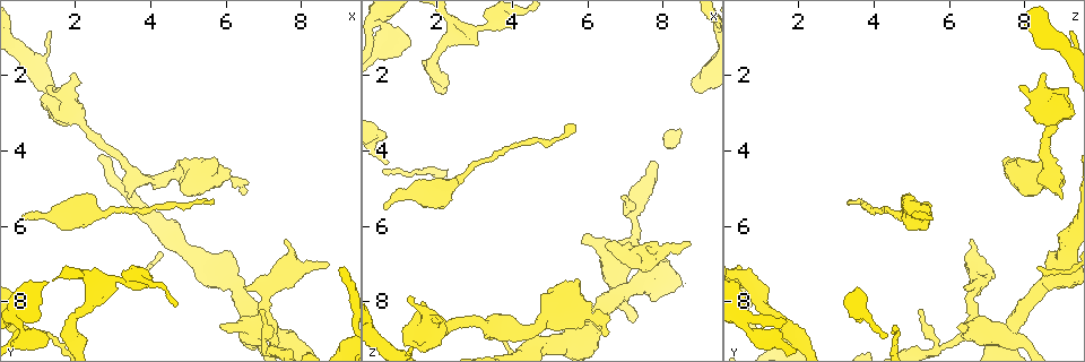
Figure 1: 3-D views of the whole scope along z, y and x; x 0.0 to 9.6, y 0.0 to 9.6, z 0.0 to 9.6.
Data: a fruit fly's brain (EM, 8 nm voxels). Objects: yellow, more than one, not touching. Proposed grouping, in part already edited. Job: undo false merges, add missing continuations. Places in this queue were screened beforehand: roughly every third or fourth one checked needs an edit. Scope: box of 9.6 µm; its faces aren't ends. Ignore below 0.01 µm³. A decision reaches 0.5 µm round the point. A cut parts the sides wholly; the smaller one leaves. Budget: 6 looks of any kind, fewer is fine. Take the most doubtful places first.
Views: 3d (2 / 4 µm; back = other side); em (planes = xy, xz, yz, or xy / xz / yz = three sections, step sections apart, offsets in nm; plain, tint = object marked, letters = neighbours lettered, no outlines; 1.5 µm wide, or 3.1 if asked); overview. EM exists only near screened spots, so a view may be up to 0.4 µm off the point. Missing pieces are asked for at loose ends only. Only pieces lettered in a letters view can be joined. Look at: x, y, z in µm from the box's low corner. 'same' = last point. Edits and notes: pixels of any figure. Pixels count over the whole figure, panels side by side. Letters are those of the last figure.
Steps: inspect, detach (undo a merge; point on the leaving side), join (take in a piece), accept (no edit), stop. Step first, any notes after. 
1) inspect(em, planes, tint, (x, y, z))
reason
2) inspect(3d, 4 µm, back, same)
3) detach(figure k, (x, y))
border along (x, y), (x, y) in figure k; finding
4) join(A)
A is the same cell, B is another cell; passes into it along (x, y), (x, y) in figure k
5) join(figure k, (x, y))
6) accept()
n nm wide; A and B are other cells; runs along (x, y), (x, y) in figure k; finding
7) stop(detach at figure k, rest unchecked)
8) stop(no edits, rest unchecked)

inspect(3d, 2 µm, (0.65, 9.00, 4.40))

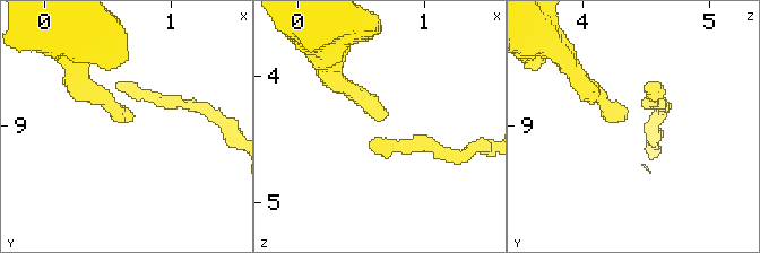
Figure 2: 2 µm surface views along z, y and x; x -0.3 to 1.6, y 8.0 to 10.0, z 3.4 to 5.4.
inspect(em, planes, letters, (0.66, 8.94, 4.32))

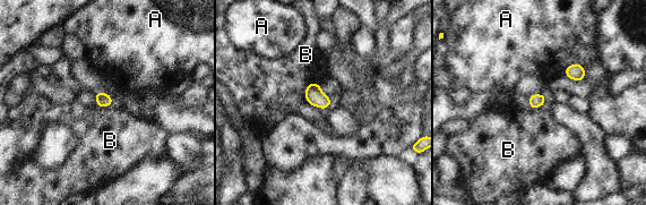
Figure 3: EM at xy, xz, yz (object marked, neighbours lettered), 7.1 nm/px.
accept()
A touches over 170 nm; A and B are other cells; no lettered piece goes on from it

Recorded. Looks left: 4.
inspect(3d, 4 µm, (0.60, 5.80, 5.60))

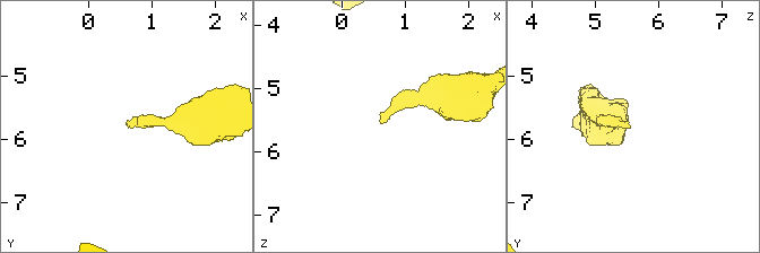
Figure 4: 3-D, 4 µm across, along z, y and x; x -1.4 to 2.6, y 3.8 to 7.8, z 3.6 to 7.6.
inspect(em, yz, step 4, letters, (0.55, 5.70, 5.55))

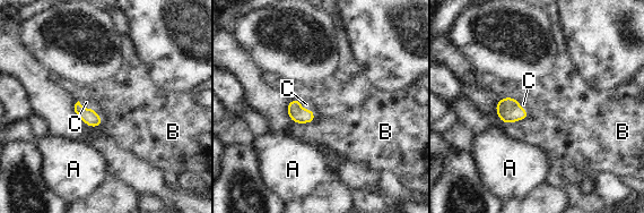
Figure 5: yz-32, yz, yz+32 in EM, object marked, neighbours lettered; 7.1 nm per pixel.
join(C)
C is the same cell, A and B are other cells; passes into it along (89, 117), (93, 109), (86, 102) in figure 5; it goes on there

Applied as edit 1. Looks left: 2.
inspect(3d, 2 µm, (1.25, 2.25, 7.90))
free end

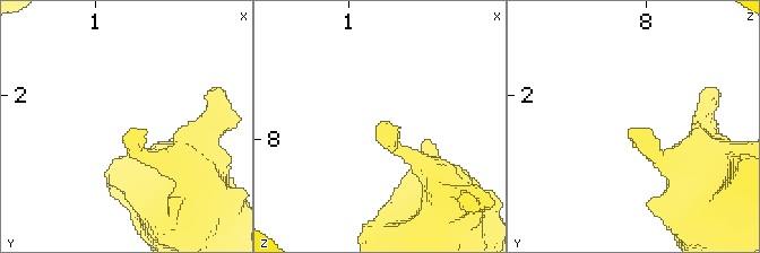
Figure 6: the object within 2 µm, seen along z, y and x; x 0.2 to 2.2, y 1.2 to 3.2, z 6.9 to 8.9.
inspect(em, planes, letters, (1.26, 2.26, 7.86))

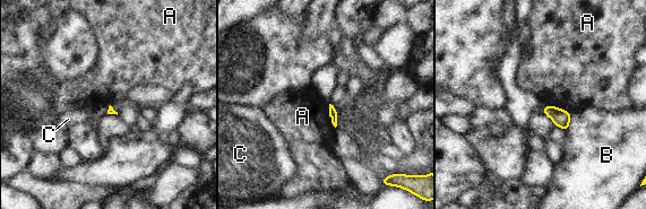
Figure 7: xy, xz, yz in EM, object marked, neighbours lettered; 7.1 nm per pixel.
accept()
A, B and C are other cells; border along (543, 105), (556, 105), (570, 113) in figure 7; none of them fits

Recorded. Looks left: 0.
stop(join at figure 5, rest unchecked)

